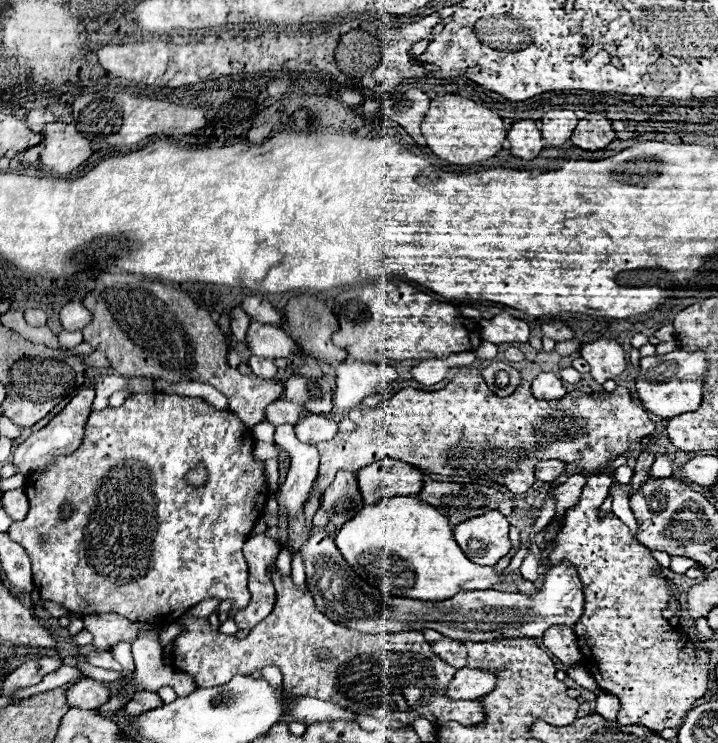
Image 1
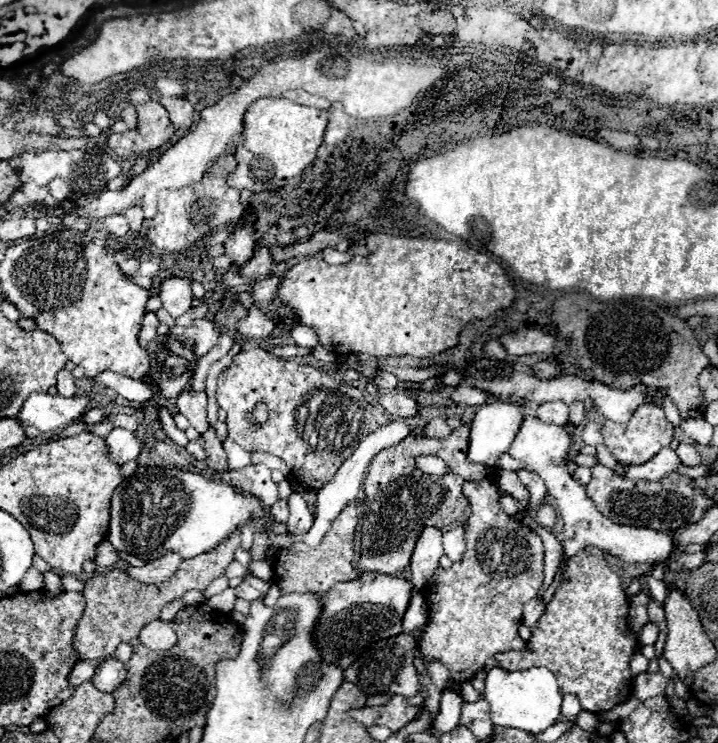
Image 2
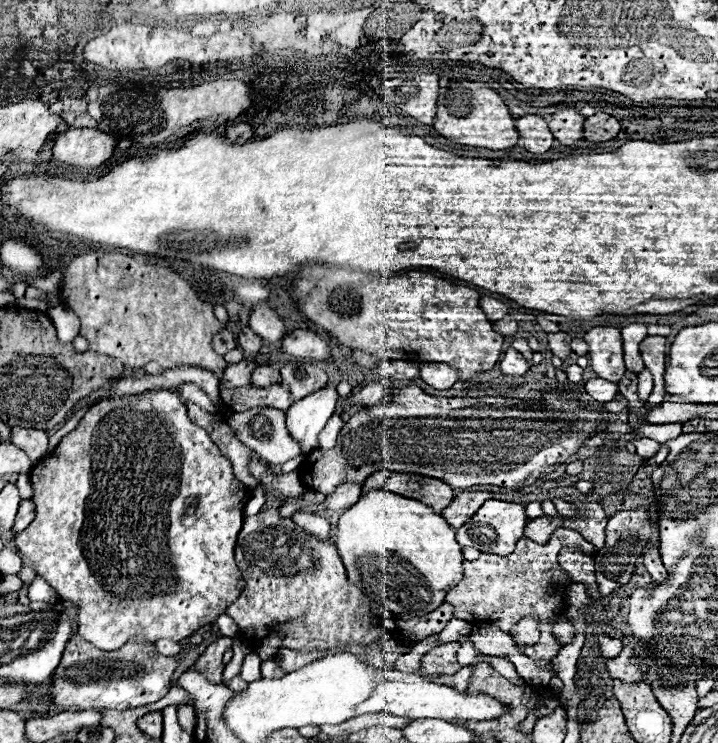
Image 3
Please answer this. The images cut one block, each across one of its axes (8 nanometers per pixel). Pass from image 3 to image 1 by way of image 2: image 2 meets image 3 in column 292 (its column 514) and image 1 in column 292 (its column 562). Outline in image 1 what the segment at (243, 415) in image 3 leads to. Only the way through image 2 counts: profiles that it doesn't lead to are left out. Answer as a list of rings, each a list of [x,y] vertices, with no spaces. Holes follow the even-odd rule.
[[[292,424],[276,426],[274,442],[290,454],[290,470],[286,474],[286,480],[272,494],[272,498],[278,500],[278,504],[282,504],[286,528],[290,528],[290,522],[296,520],[304,510],[312,484],[318,476],[320,458],[318,458],[318,450],[314,444],[302,444],[294,436]]]

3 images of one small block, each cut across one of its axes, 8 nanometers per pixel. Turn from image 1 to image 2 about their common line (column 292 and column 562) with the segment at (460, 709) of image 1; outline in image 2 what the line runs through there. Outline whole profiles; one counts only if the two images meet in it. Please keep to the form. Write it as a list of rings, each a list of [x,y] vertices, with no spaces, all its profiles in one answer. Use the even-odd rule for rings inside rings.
[[[588,546],[572,556],[566,578],[556,590],[554,598],[548,602],[544,616],[530,628],[532,636],[528,640],[528,650],[512,650],[508,654],[496,654],[494,660],[500,662],[506,670],[524,670],[532,666],[546,666],[554,672],[562,694],[578,696],[584,710],[600,714],[604,710],[614,708],[616,704],[630,698],[632,688],[632,670],[630,670],[630,656],[634,652],[634,634],[626,622],[628,616],[628,600],[624,594],[624,586],[616,572],[604,560],[604,552]]]

